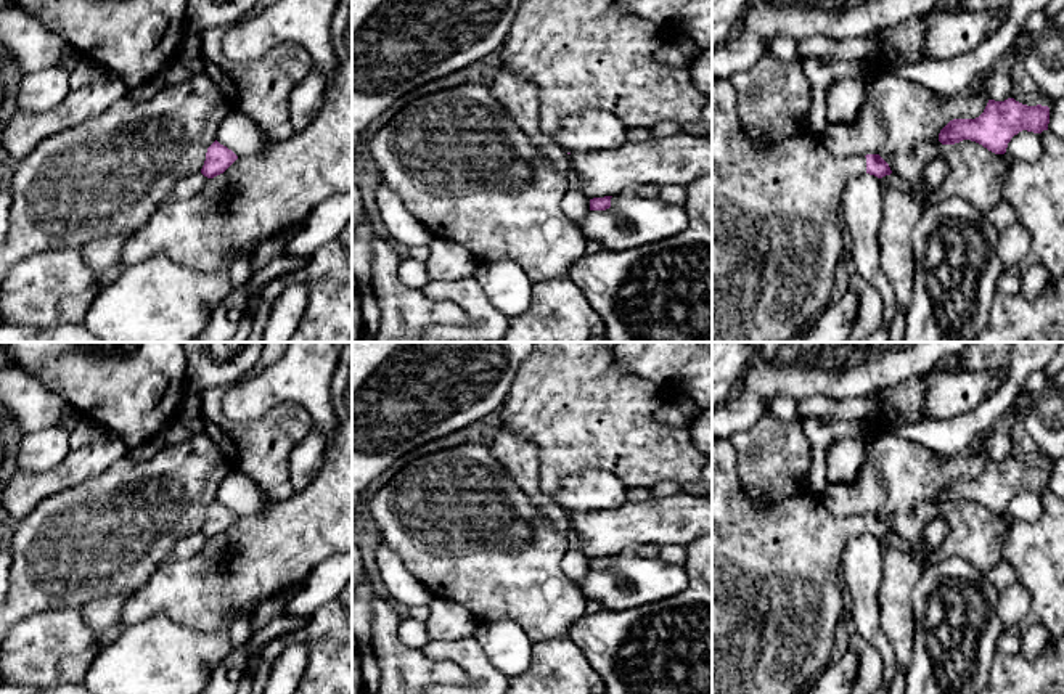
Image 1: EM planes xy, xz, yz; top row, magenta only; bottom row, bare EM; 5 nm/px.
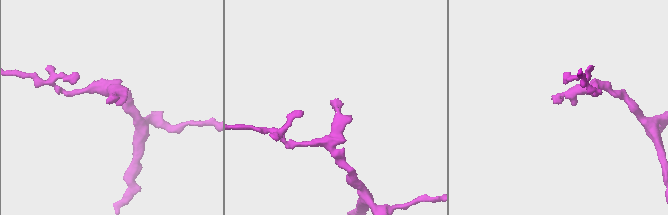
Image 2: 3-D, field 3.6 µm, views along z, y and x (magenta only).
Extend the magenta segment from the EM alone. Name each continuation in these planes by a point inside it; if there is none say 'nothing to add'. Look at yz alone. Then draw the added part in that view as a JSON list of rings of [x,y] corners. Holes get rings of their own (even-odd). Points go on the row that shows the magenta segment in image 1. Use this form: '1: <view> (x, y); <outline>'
1: yz (777, 240); [[[730,79],[712,80],[712,342],[788,342],[805,329],[831,304],[834,273],[844,252],[839,223],[841,194],[852,177],[866,175],[865,156],[834,156],[821,137],[792,137],[776,143],[771,149],[757,149],[739,127],[736,92]]]

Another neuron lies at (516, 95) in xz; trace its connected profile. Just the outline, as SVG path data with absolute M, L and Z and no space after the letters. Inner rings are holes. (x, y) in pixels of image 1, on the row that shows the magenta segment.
M500 67L490 87L495 101L513 117L529 141L558 169L569 170L569 154L542 132L537 85Z

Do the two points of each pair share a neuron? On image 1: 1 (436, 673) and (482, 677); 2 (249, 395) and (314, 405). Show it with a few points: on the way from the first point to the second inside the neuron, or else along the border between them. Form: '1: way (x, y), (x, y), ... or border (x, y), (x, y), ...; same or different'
1: border (433, 661), (452, 661), (470, 677); different
2: way (266, 391), (298, 391); same

